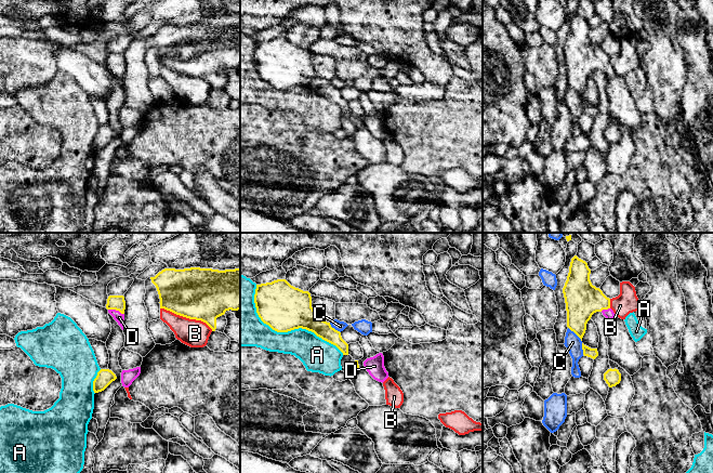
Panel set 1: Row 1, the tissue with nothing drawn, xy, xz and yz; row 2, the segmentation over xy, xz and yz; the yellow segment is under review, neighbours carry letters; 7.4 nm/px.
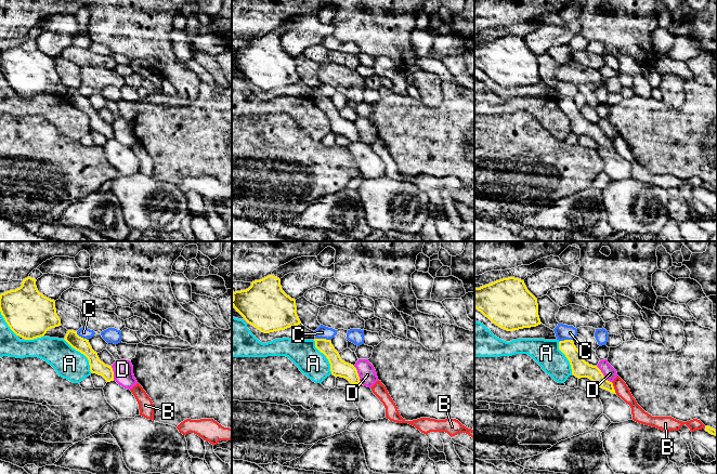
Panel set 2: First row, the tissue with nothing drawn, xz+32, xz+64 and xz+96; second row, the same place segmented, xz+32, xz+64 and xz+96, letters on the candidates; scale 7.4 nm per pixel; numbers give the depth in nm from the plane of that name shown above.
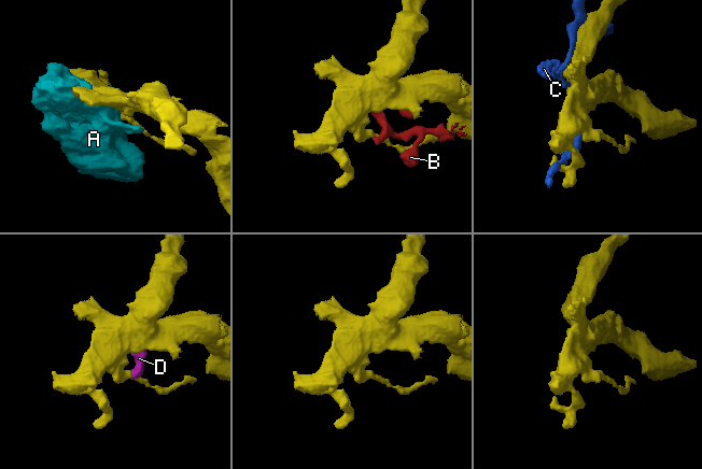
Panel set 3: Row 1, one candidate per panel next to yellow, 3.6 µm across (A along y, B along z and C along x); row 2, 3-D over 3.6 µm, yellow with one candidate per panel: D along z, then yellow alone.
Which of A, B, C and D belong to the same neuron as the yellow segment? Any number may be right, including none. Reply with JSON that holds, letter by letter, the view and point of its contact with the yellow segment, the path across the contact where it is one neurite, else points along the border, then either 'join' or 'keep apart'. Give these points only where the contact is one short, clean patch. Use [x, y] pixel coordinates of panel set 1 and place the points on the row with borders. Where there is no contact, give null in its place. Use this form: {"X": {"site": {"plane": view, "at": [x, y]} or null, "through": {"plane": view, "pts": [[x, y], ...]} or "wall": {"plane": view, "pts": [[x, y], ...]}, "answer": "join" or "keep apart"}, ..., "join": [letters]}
{"A": {"site": {"plane": "xz", "at": [285, 331]}, "answer": "keep apart"}, "B": {"site": {"plane": "xy", "at": [186, 317]}, "answer": "keep apart"}, "C": {"site": {"plane": "yz", "at": [576, 333]}, "answer": "keep apart"}, "D": {"site": {"plane": "xy", "at": [116, 310]}, "answer": "join"}, "join": ["D"]}

